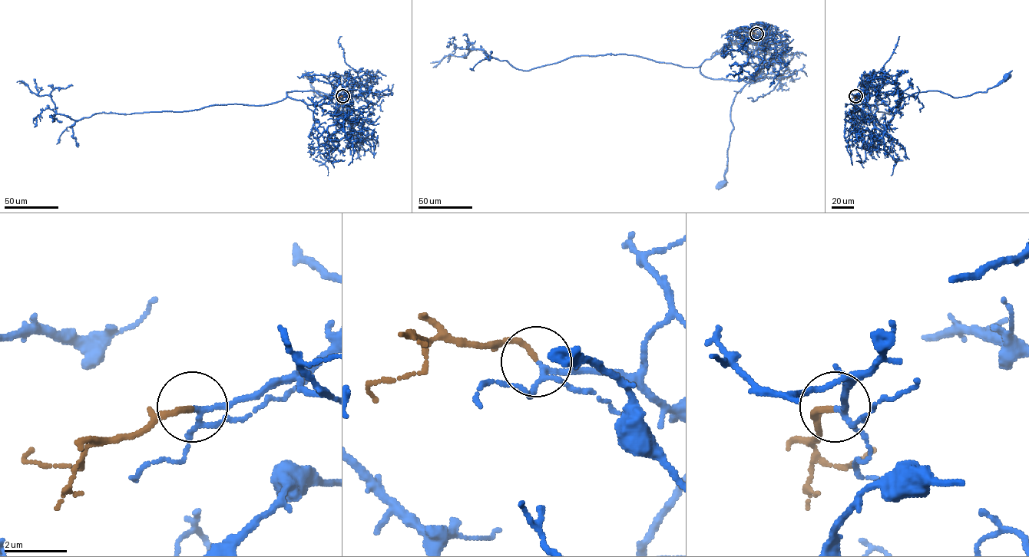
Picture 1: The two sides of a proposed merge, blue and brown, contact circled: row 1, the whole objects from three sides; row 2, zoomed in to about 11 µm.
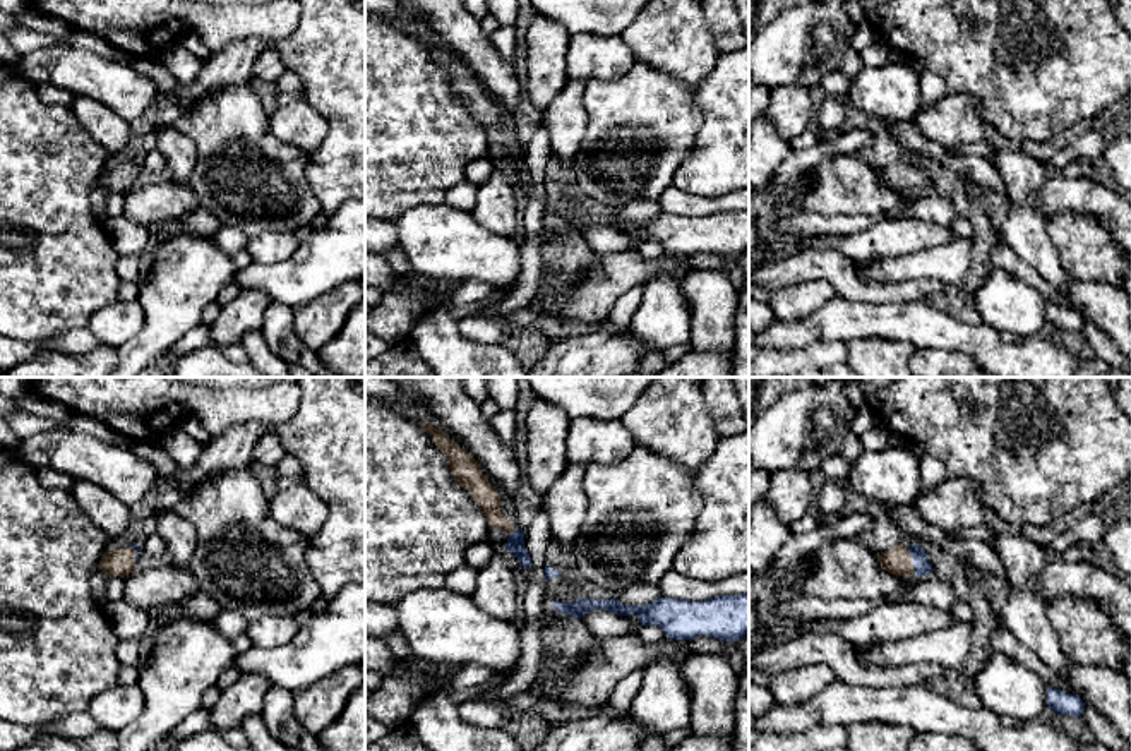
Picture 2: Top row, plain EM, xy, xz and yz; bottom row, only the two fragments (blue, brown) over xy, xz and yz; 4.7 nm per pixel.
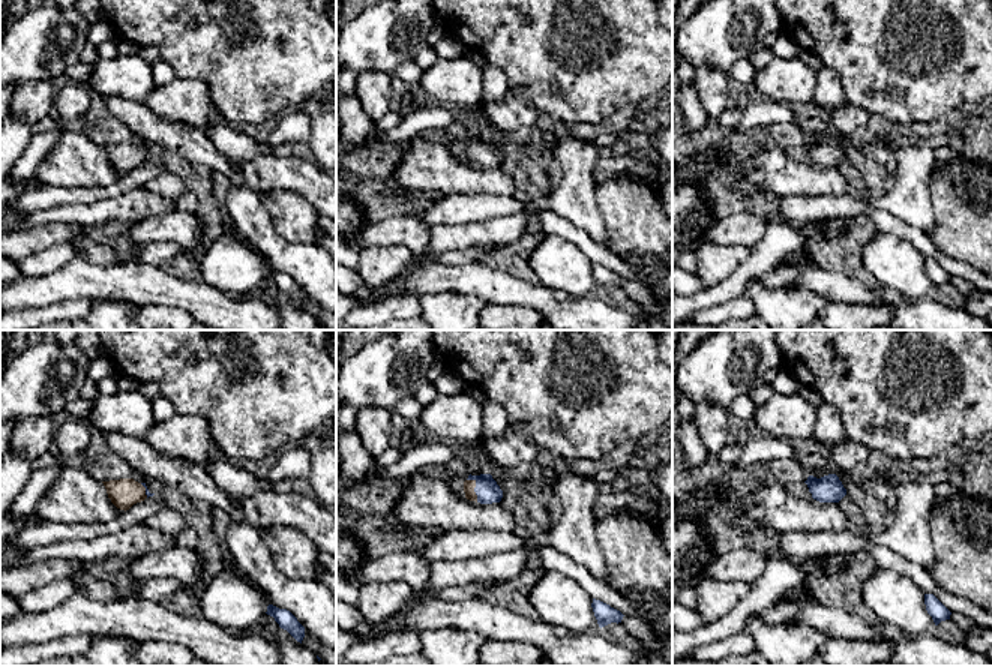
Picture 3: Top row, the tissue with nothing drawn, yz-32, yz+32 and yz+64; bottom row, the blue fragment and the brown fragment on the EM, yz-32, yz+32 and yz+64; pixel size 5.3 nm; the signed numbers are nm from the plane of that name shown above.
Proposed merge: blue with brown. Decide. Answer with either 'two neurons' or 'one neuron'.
one neuron

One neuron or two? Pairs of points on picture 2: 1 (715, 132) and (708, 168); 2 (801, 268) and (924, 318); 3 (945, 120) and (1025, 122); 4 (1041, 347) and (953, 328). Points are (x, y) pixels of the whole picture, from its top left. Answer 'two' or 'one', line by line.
1: one
2: two
3: two
4: one

